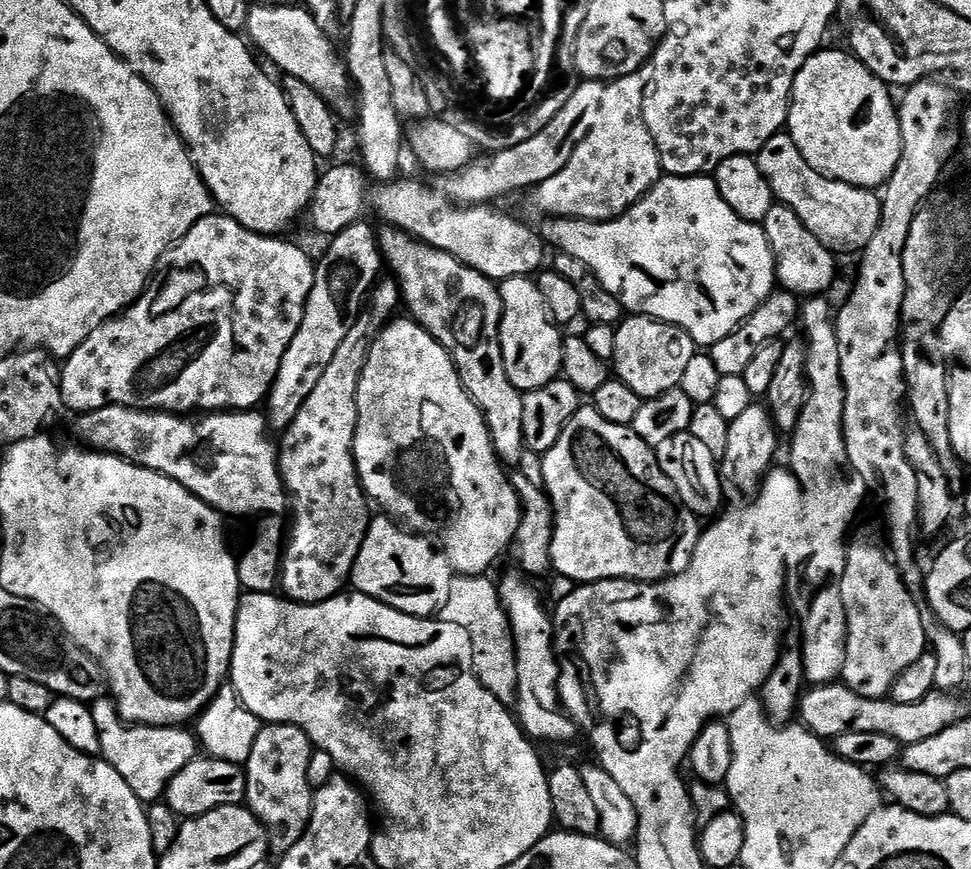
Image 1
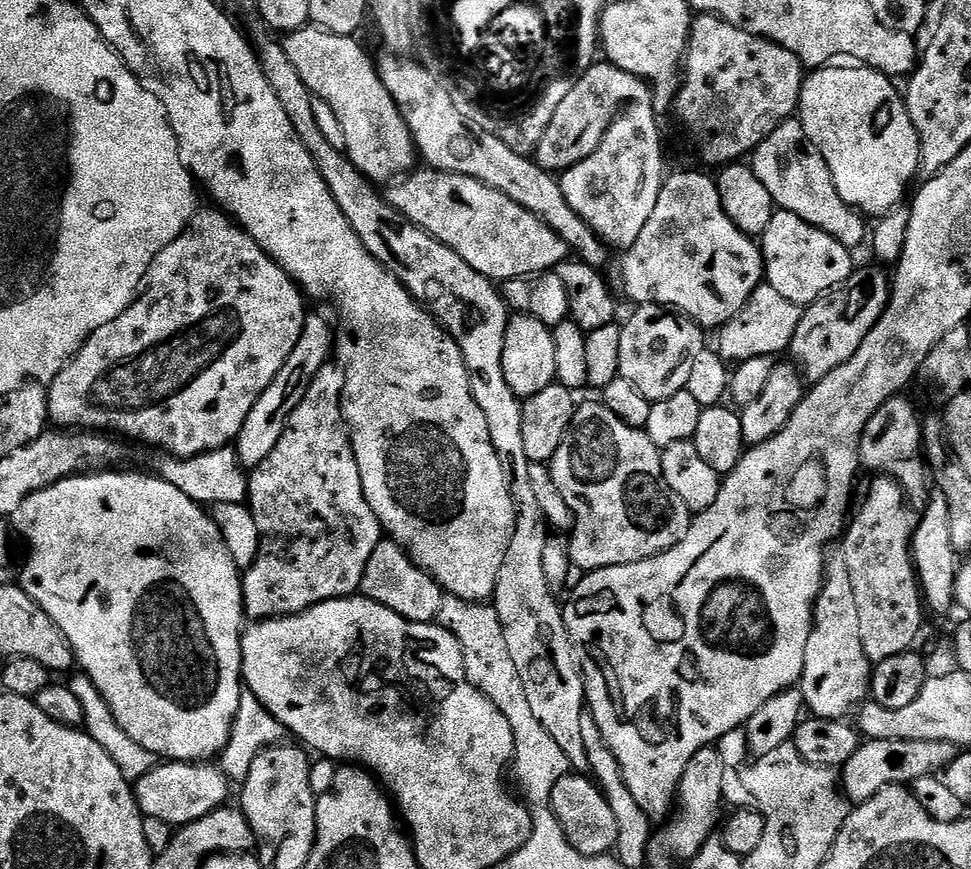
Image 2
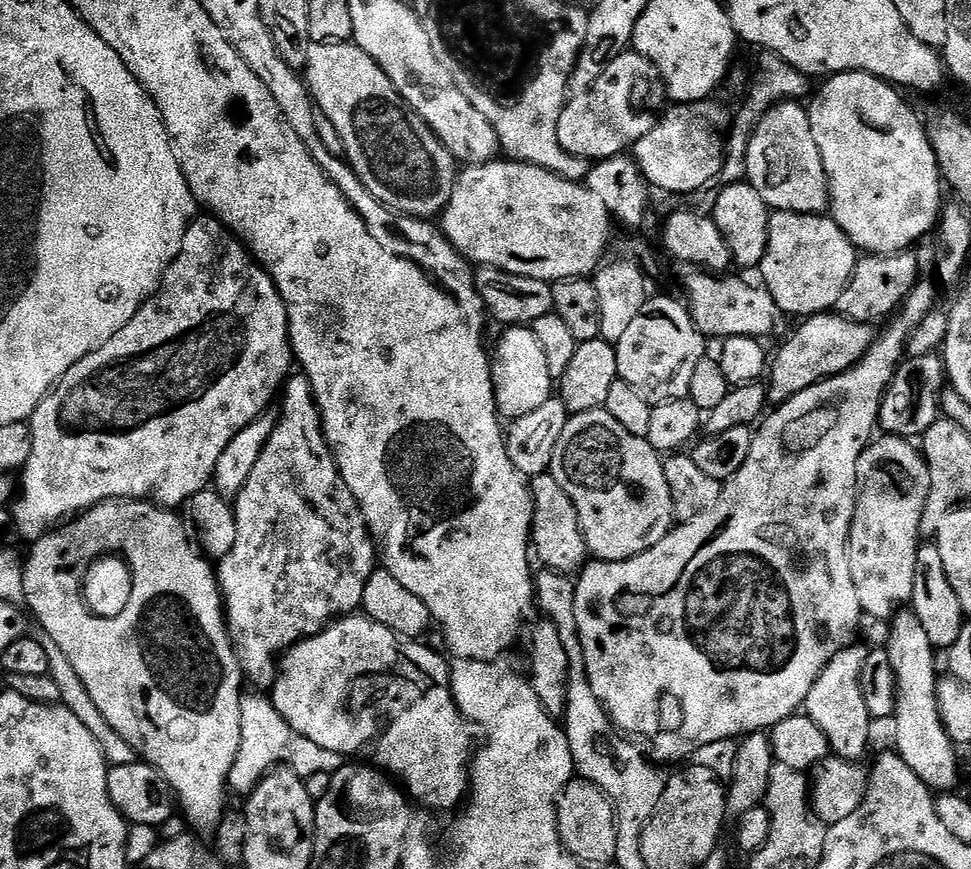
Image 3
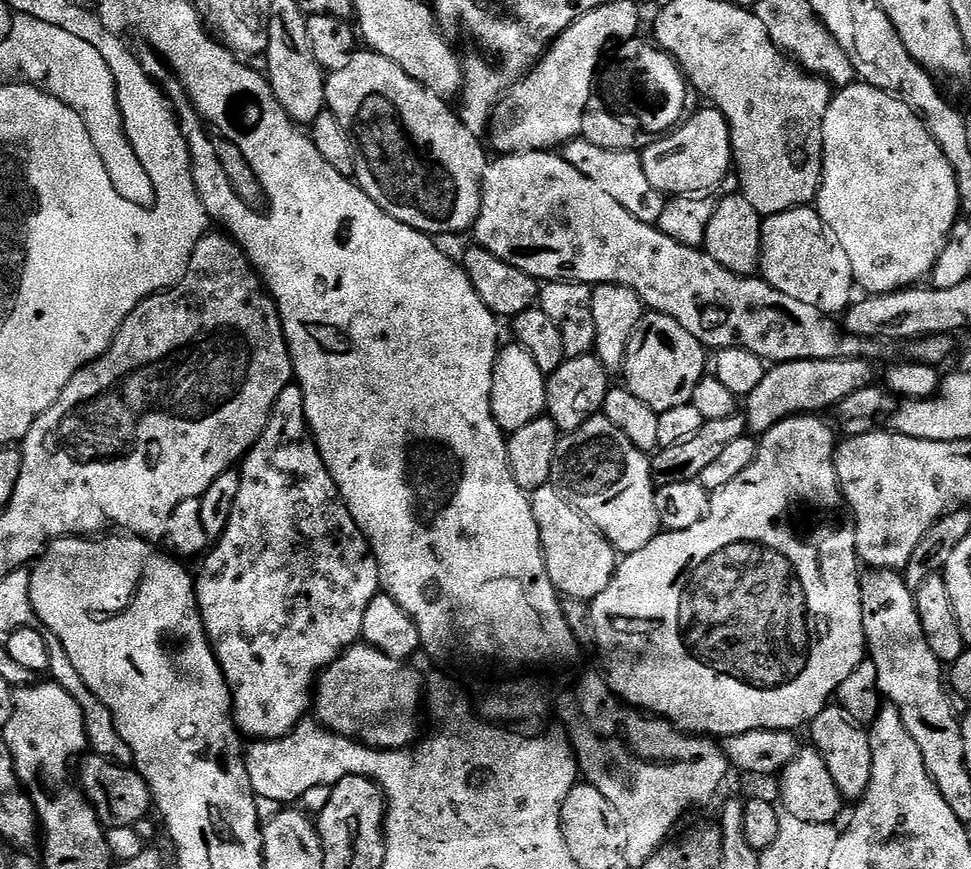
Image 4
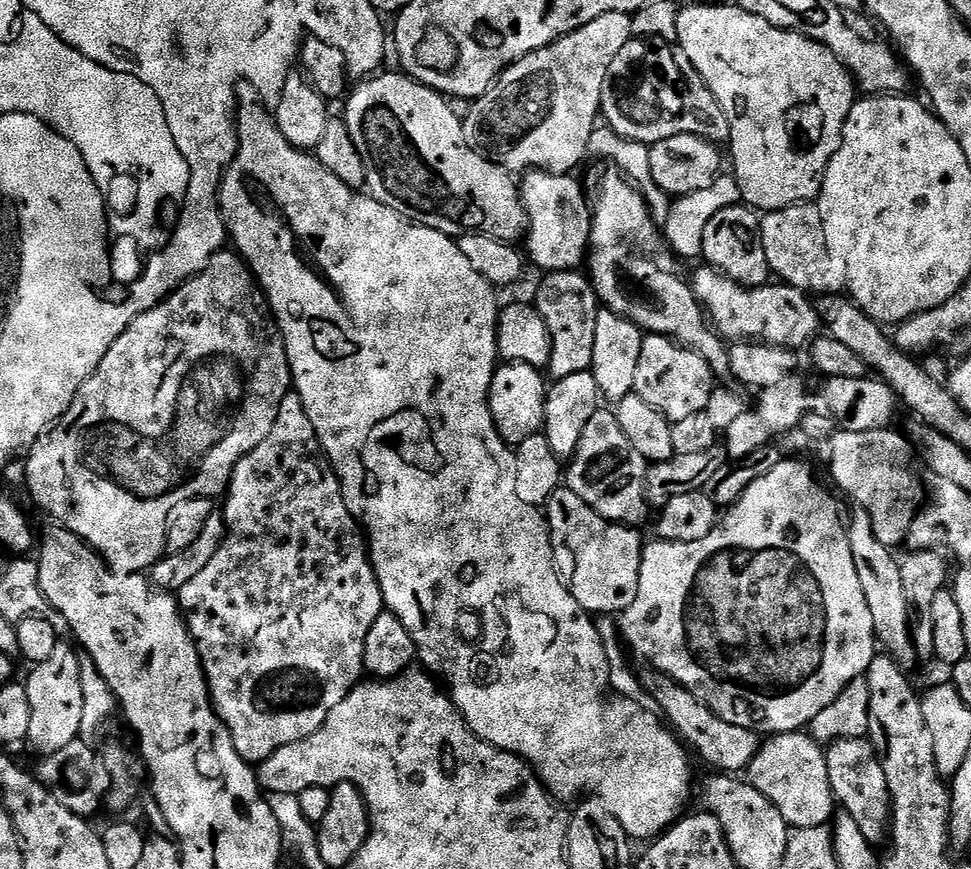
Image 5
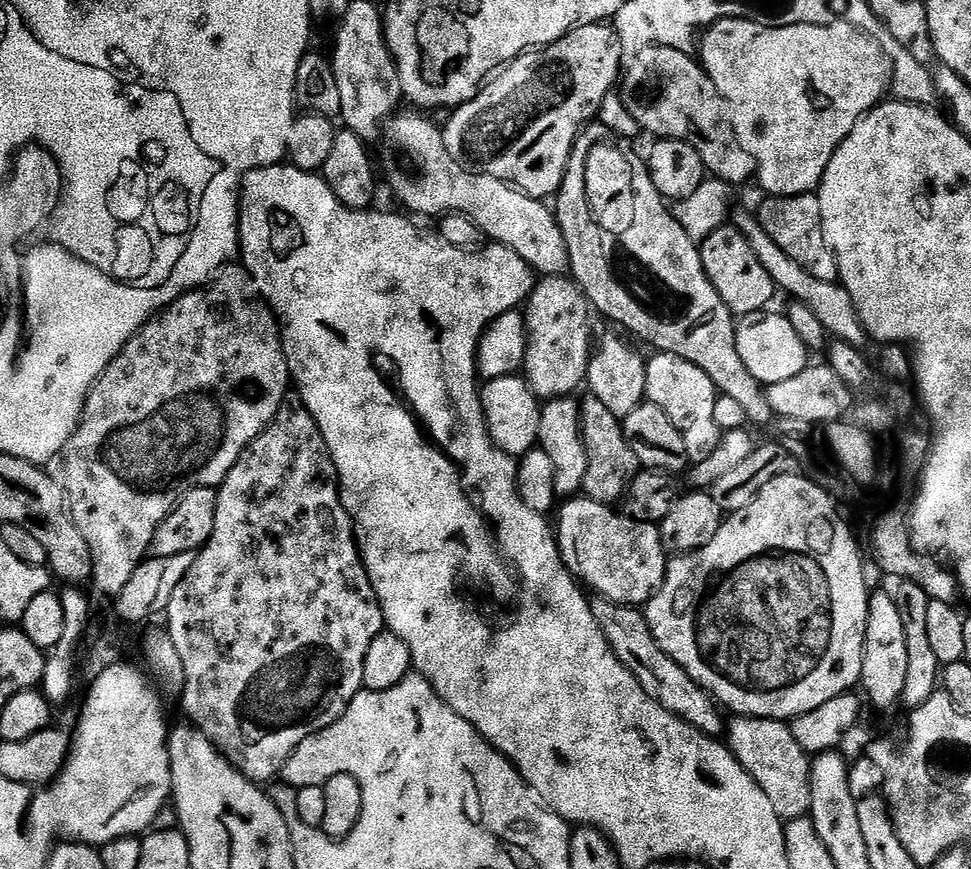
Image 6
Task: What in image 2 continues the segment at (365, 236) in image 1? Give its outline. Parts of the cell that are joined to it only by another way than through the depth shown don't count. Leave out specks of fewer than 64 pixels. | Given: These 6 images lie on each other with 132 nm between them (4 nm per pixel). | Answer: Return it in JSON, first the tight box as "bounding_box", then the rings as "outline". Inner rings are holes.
{"bounding_box":[236,311,333,470],"outline":[[[309,311],[304,318],[304,329],[298,338],[298,346],[294,346],[294,351],[290,353],[290,358],[286,358],[282,370],[278,370],[278,378],[274,378],[274,382],[266,386],[258,402],[254,402],[254,410],[250,410],[242,430],[236,436],[236,461],[241,468],[251,470],[266,462],[266,454],[270,454],[270,450],[274,450],[278,443],[278,438],[282,438],[282,430],[286,430],[290,414],[296,409],[298,402],[302,402],[302,394],[306,394],[310,382],[314,382],[314,374],[318,374],[318,370],[329,363],[333,350],[333,329],[328,329],[322,313]]]}

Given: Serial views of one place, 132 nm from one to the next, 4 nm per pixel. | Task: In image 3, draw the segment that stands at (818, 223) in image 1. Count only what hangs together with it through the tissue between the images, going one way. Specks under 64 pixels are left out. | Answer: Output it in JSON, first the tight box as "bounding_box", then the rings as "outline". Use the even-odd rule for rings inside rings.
{"bounding_box":[747,102,829,216],"outline":[[[800,102],[777,104],[764,115],[748,143],[747,183],[762,194],[769,209],[778,212],[801,212],[807,216],[829,211],[828,175],[814,142],[814,130],[808,117],[808,109]]]}

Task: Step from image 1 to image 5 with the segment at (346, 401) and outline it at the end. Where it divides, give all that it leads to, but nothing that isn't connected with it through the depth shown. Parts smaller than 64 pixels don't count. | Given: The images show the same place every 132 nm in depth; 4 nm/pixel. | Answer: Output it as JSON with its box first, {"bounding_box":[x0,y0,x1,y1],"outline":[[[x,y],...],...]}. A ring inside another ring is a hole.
{"bounding_box":[178,390,385,766],"outline":[[[289,390],[286,398],[282,398],[282,406],[278,406],[278,418],[274,418],[274,426],[270,434],[251,448],[232,472],[226,489],[228,501],[222,505],[224,514],[224,541],[218,546],[214,558],[186,586],[178,590],[180,611],[184,613],[184,623],[192,635],[192,642],[200,655],[204,667],[204,676],[208,679],[208,694],[212,697],[212,706],[216,709],[216,717],[230,730],[230,738],[234,742],[234,750],[243,760],[256,766],[260,761],[270,758],[274,750],[282,746],[290,746],[290,742],[298,742],[310,734],[314,734],[326,722],[330,710],[338,706],[351,694],[352,689],[361,683],[364,671],[364,651],[366,650],[366,634],[370,634],[370,626],[374,626],[374,618],[385,611],[382,590],[378,586],[378,578],[372,569],[372,561],[368,554],[365,533],[357,524],[346,502],[342,498],[340,480],[336,476],[332,463],[324,454],[318,434],[310,417],[306,415],[306,406],[302,406],[302,398]]]}

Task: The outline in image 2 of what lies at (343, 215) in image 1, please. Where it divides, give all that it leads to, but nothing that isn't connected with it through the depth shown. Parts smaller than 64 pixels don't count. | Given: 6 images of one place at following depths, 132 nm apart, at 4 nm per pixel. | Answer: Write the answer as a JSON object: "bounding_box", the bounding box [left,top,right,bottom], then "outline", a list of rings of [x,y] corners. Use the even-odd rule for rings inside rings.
{"bounding_box":[386,170,570,282],"outline":[[[435,170],[413,171],[395,181],[386,199],[411,224],[416,224],[435,240],[450,246],[478,274],[503,282],[531,278],[553,271],[569,259],[570,249],[539,216],[514,202],[488,184],[462,174]]]}

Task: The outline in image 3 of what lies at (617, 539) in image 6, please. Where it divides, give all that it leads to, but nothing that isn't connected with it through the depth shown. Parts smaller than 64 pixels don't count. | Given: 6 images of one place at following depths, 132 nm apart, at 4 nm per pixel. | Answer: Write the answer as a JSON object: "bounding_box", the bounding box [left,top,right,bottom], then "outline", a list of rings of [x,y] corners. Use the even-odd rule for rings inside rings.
{"bounding_box":[530,474,590,574],"outline":[[[551,474],[531,477],[530,491],[532,494],[530,544],[534,549],[535,559],[537,556],[543,567],[552,568],[556,572],[565,574],[572,574],[583,569],[590,553],[580,529],[578,510],[570,498],[570,494],[566,494],[566,490],[562,490],[562,486],[558,486],[558,482]]]}

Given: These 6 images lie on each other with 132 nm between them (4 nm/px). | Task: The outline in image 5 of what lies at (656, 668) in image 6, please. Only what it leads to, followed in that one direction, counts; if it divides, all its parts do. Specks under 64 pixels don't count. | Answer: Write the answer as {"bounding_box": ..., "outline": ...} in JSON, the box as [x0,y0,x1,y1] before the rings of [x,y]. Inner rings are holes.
{"bounding_box":[639,670,762,774],"outline":[[[655,670],[644,671],[648,672],[639,673],[644,691],[652,696],[663,719],[695,755],[697,752],[712,770],[719,770],[724,774],[740,774],[747,769],[748,763],[754,758],[762,743],[757,733],[746,730],[746,726],[734,726],[718,718],[718,714],[714,714],[710,706],[706,706],[678,682],[674,682],[674,678]]]}

